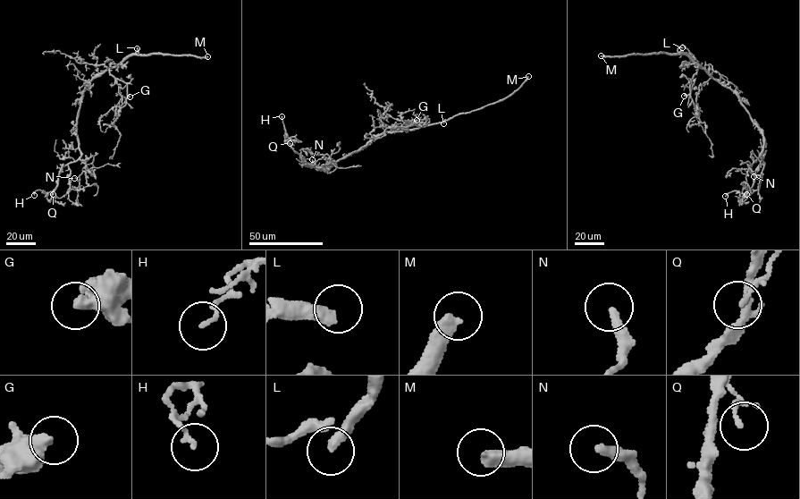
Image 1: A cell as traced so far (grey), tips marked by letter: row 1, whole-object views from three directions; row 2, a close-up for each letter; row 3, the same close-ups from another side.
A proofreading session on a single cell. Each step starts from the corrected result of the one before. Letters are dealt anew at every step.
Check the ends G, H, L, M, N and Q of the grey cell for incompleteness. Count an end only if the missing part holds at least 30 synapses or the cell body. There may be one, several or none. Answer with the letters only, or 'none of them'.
L, M

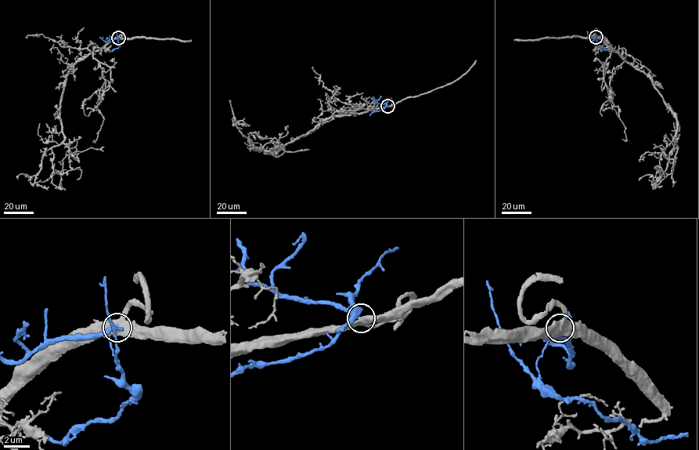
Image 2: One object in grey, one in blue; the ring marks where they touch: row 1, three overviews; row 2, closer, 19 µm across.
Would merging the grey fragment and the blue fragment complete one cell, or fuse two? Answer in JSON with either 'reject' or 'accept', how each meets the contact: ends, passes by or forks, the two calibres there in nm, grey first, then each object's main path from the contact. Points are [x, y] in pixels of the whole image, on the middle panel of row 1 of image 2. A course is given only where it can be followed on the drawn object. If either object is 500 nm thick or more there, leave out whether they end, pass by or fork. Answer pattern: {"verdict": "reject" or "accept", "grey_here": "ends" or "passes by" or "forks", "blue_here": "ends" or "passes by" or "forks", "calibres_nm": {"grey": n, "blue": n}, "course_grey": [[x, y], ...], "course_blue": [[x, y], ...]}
{"verdict": "accept", "calibres_nm": {"grey": 500, "blue": 320}, "course_grey": [[387, 106], [361, 114], [333, 115], [288, 143], [275, 154], [253, 148], [250, 139], [233, 122], [230, 100]], "course_blue": [[387, 106], [387, 103], [383, 108], [372, 112], [369, 116]]}

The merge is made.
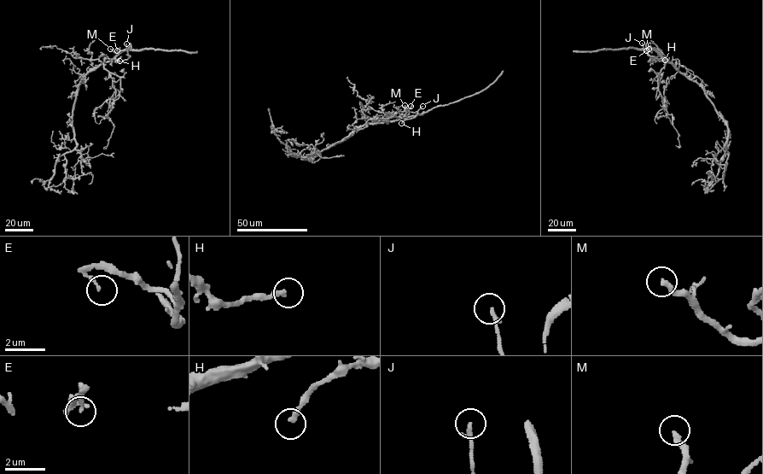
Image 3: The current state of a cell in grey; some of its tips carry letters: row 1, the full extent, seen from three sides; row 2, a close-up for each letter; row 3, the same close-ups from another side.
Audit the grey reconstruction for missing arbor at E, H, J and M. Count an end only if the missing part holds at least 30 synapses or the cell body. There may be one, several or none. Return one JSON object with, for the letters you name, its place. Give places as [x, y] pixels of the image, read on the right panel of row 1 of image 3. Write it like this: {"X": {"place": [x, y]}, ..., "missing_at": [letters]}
{"M": {"place": [649, 49]}, "missing_at": ["M"]}

